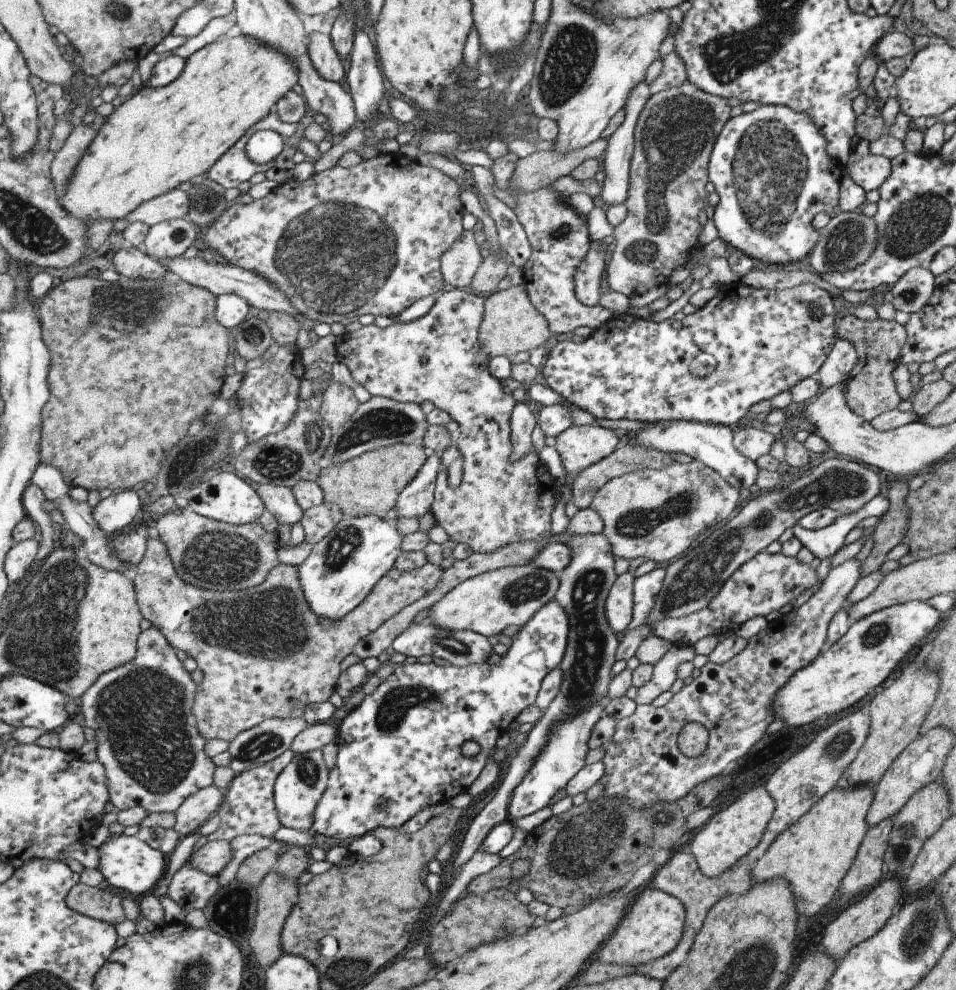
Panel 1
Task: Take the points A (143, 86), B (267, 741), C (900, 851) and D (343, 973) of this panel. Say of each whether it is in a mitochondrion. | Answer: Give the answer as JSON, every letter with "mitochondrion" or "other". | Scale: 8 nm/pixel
{"A":"other","B":"mitochondrion","C":"mitochondrion","D":"mitochondrion"}

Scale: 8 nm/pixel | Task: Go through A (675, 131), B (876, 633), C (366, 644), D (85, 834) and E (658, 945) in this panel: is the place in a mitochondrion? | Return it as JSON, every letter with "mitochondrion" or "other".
{"A":"mitochondrion","B":"mitochondrion","C":"other","D":"other","E":"other"}

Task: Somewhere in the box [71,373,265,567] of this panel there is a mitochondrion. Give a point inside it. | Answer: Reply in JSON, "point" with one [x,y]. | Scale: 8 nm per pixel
{"point":[198,452]}

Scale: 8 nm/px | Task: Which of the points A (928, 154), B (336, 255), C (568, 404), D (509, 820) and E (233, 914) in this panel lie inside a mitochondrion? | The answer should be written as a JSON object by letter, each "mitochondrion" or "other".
{"A":"other","B":"mitochondrion","C":"other","D":"other","E":"mitochondrion"}

